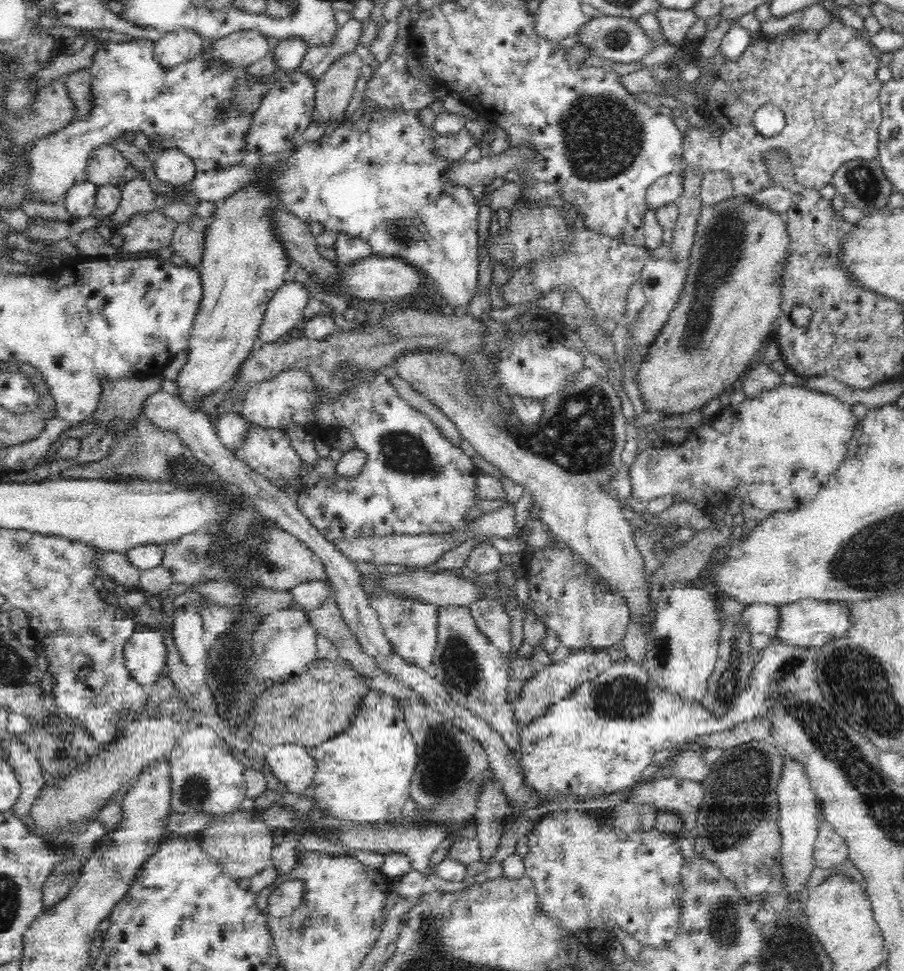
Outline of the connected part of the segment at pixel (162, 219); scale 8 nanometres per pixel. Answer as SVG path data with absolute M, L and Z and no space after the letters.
M158 210L135 214L116 233L124 238L124 253L158 251L172 247L176 228L177 222Z

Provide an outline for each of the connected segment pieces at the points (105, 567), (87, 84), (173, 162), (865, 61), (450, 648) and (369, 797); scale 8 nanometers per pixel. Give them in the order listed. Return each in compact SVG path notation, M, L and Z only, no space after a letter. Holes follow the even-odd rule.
M102 551L99 556L99 572L109 582L115 581L129 590L138 589L140 570L128 562L125 553Z
M80 69L63 80L74 103L75 118L85 117L93 107L92 77L89 70Z
M176 148L156 155L154 166L160 180L180 187L191 183L197 173L193 157Z
M832 18L831 22L822 27L819 31L811 31L810 29L804 29L802 27L795 27L788 29L786 32L781 33L776 38L766 40L763 36L760 36L759 41L751 42L746 49L746 52L740 56L736 62L726 63L724 62L724 56L717 49L714 55L713 63L710 65L710 70L714 74L714 81L705 85L699 84L697 81L690 83L689 86L695 91L695 94L702 99L704 108L698 107L703 110L706 119L710 120L715 125L712 131L708 131L711 125L707 124L701 128L696 128L694 125L689 125L688 130L683 132L683 164L686 166L697 166L701 172L714 172L714 170L727 170L732 175L733 187L735 188L735 195L748 196L754 194L756 190L760 190L773 182L770 182L768 178L768 171L764 164L764 158L762 158L762 152L768 150L768 148L783 148L787 151L787 155L791 157L792 164L795 166L795 177L798 184L805 186L806 188L820 190L824 188L826 184L831 183L831 178L835 175L835 172L840 168L841 164L848 163L854 159L878 159L879 158L879 128L883 119L883 107L880 102L880 89L883 85L878 81L878 69L879 59L872 53L872 48L869 42L862 40L861 36L856 34L857 32L837 20ZM772 104L776 108L780 108L784 112L784 118L786 124L784 128L776 136L770 138L765 137L754 124L754 113L762 106Z
M446 604L438 607L437 645L432 662L432 675L452 694L452 700L478 714L504 738L517 753L522 752L520 730L515 722L513 705L506 703L510 663L490 639L478 628L468 604Z
M374 690L367 696L364 710L356 716L352 728L334 736L322 745L310 748L318 763L312 789L323 814L340 820L354 822L380 822L401 818L402 807L411 796L412 776L418 761L418 746L405 724L405 716L399 709L397 699Z

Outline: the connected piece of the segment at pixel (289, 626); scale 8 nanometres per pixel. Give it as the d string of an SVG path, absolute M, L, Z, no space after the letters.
M293 605L264 616L254 632L254 654L248 661L249 670L256 678L270 679L273 683L292 681L315 659L319 633L311 624L307 612Z

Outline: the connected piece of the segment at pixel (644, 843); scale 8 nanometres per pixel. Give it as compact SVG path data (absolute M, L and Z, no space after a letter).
M558 809L539 818L528 834L528 854L524 858L525 874L532 877L543 908L556 917L567 932L575 934L585 929L594 929L608 931L610 934L616 926L643 945L663 945L676 935L677 906L682 894L680 878L677 877L684 862L679 838L675 833L669 833L668 846L654 848L652 829L646 827L624 833L609 827L600 827L600 811Z

